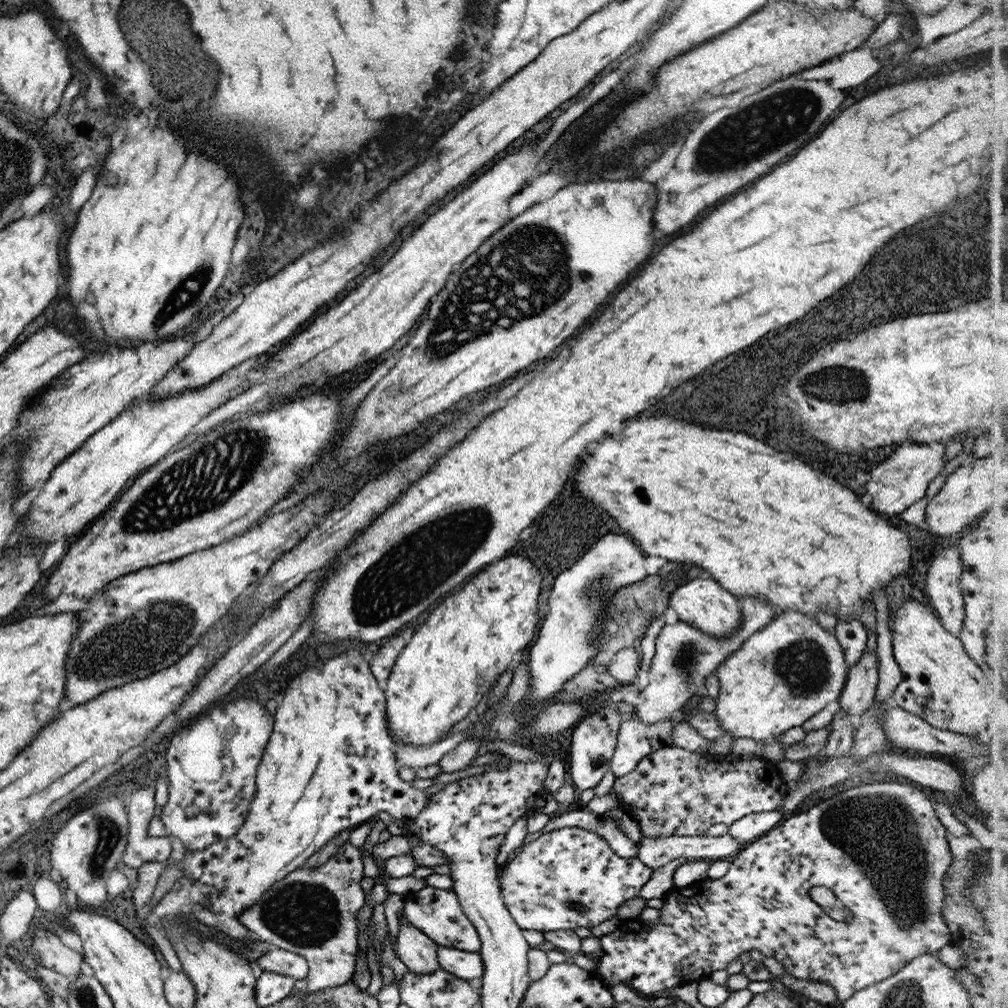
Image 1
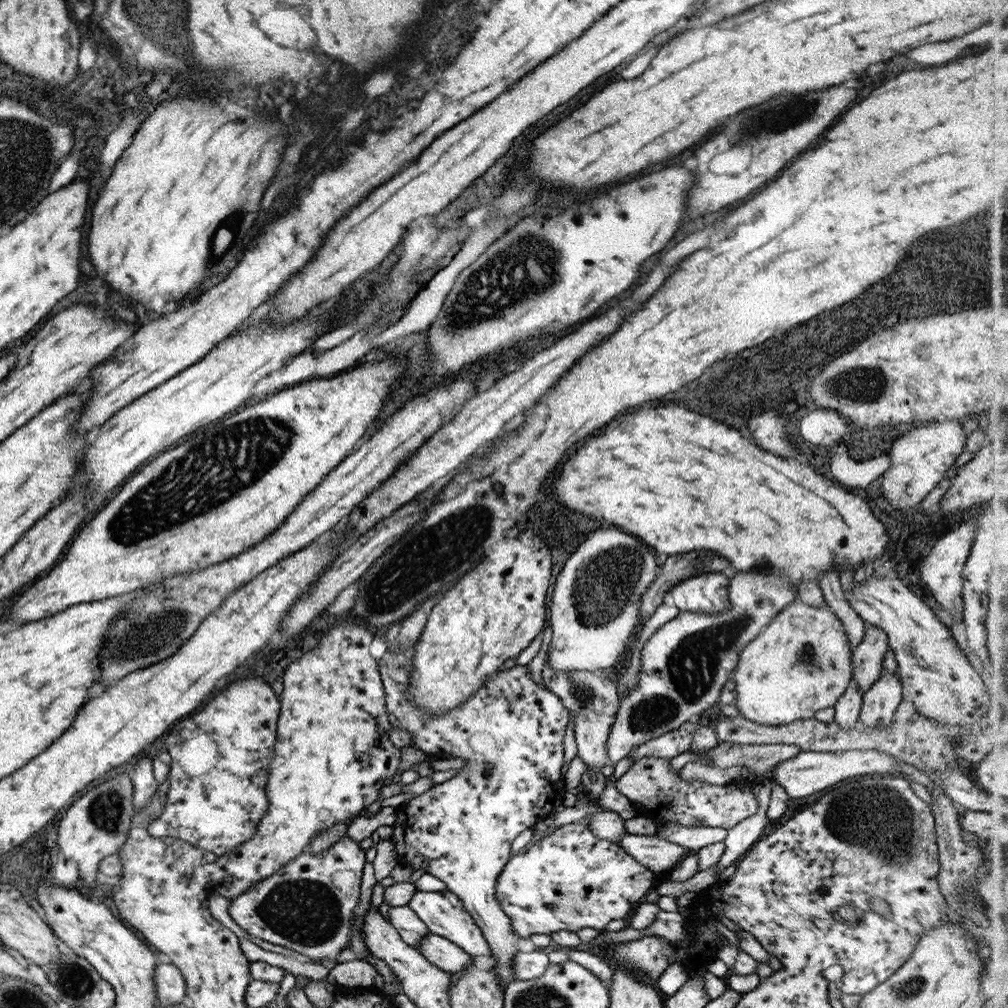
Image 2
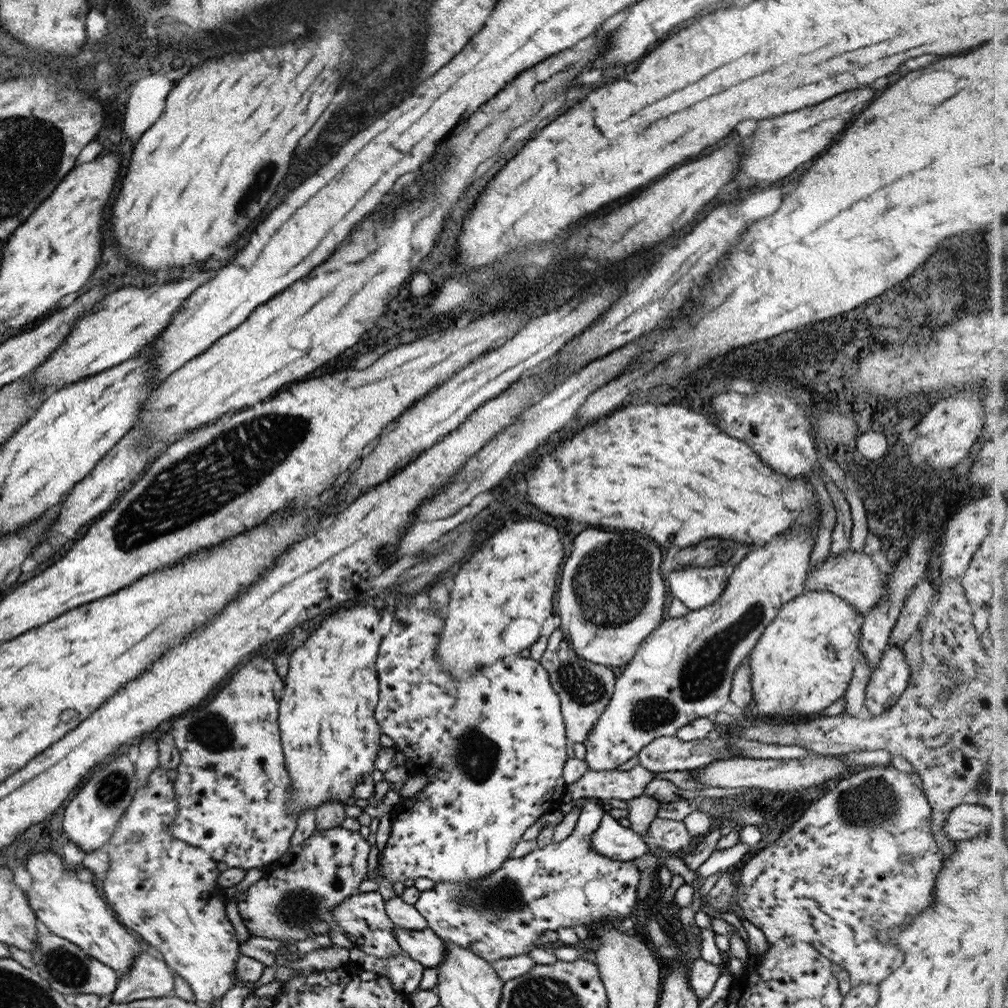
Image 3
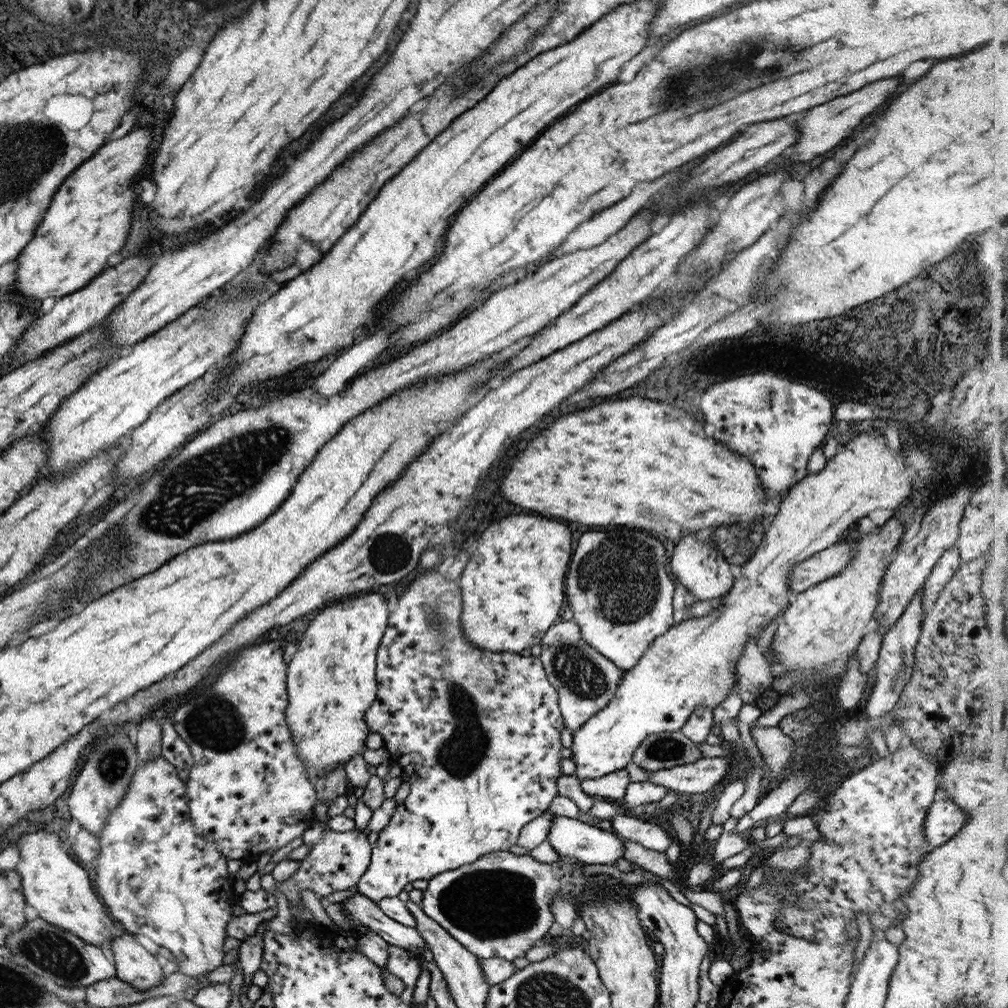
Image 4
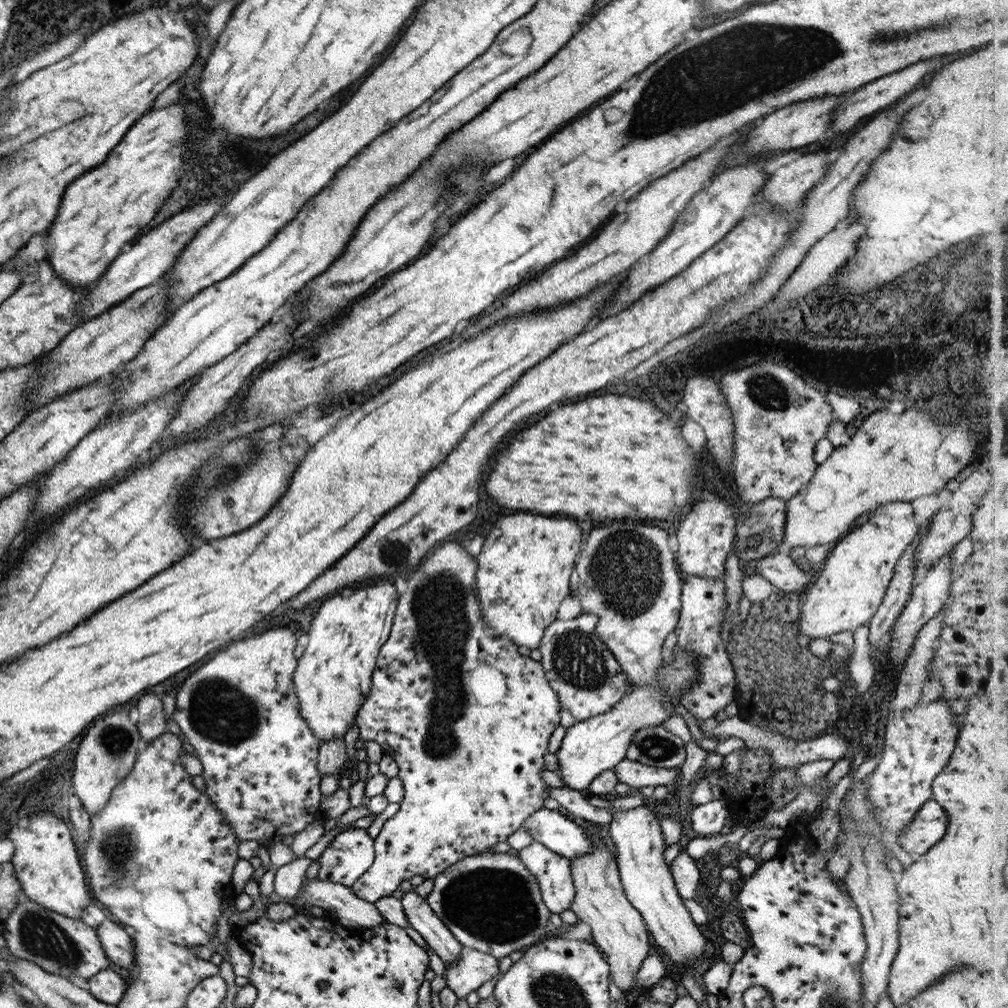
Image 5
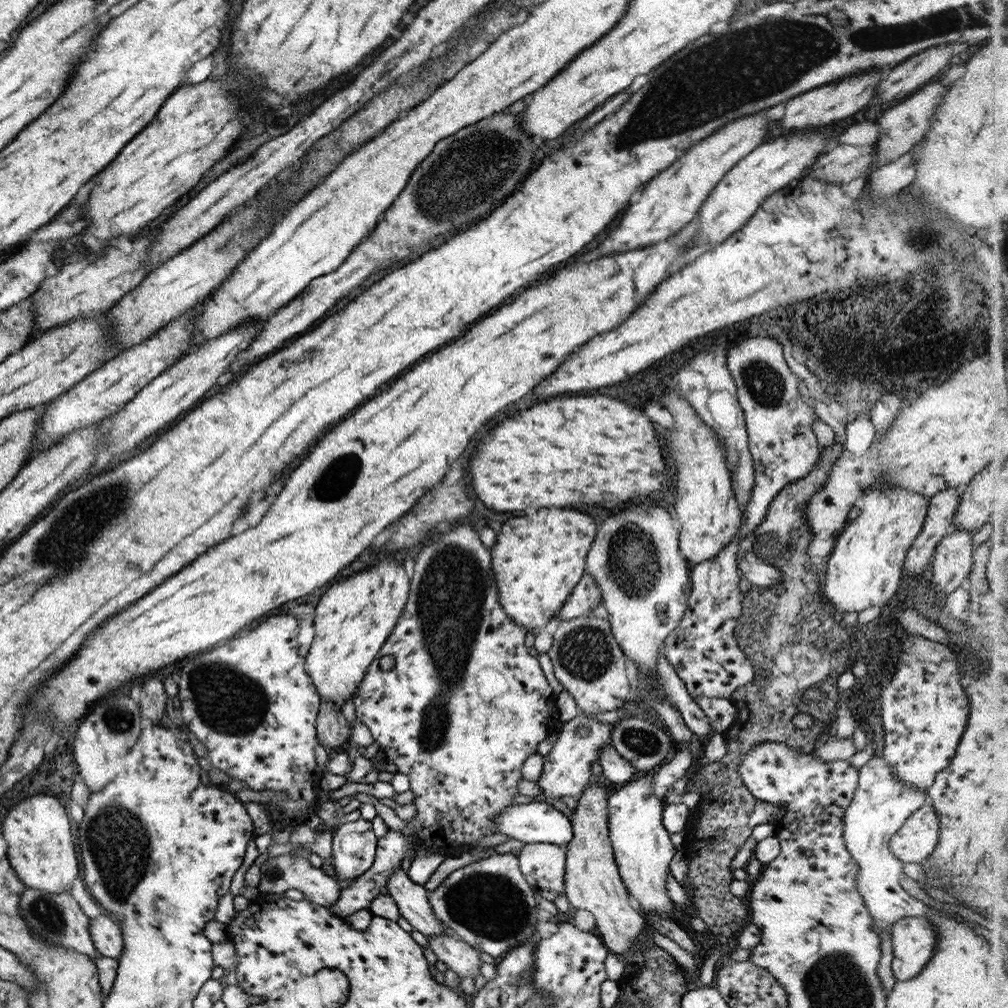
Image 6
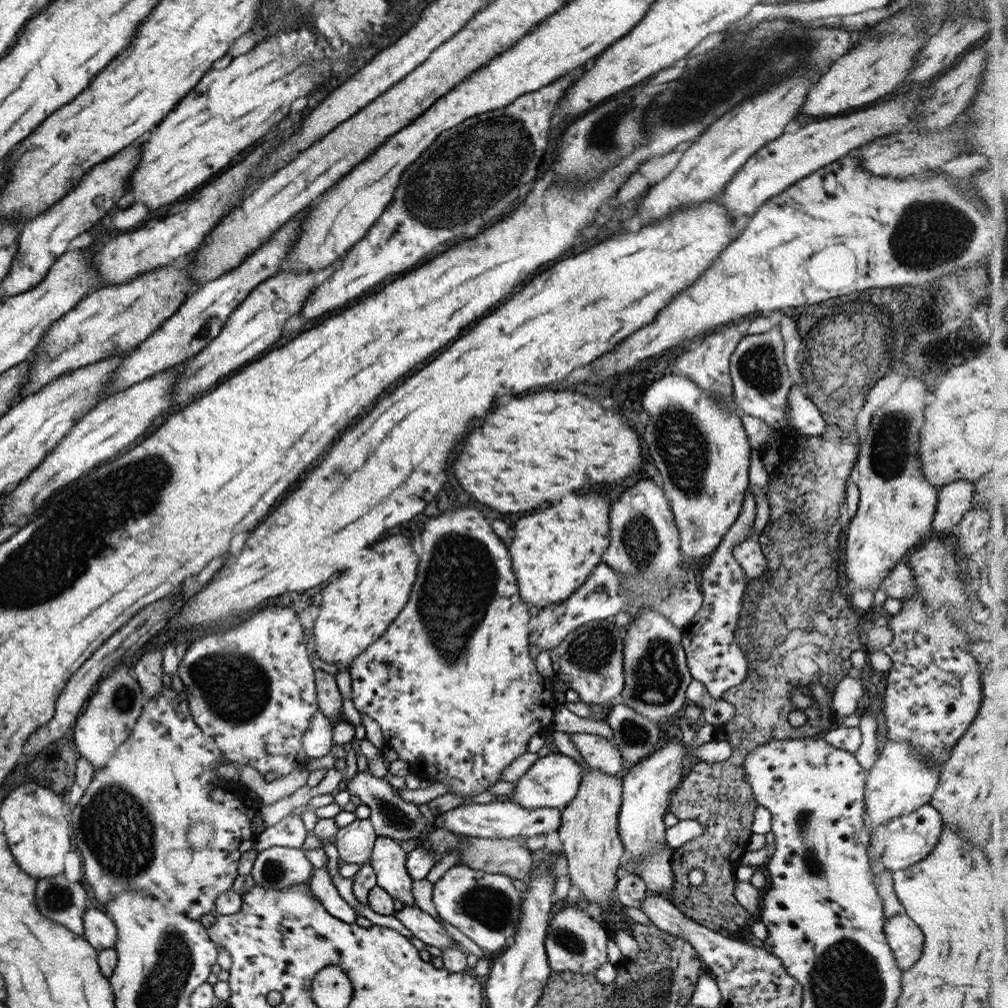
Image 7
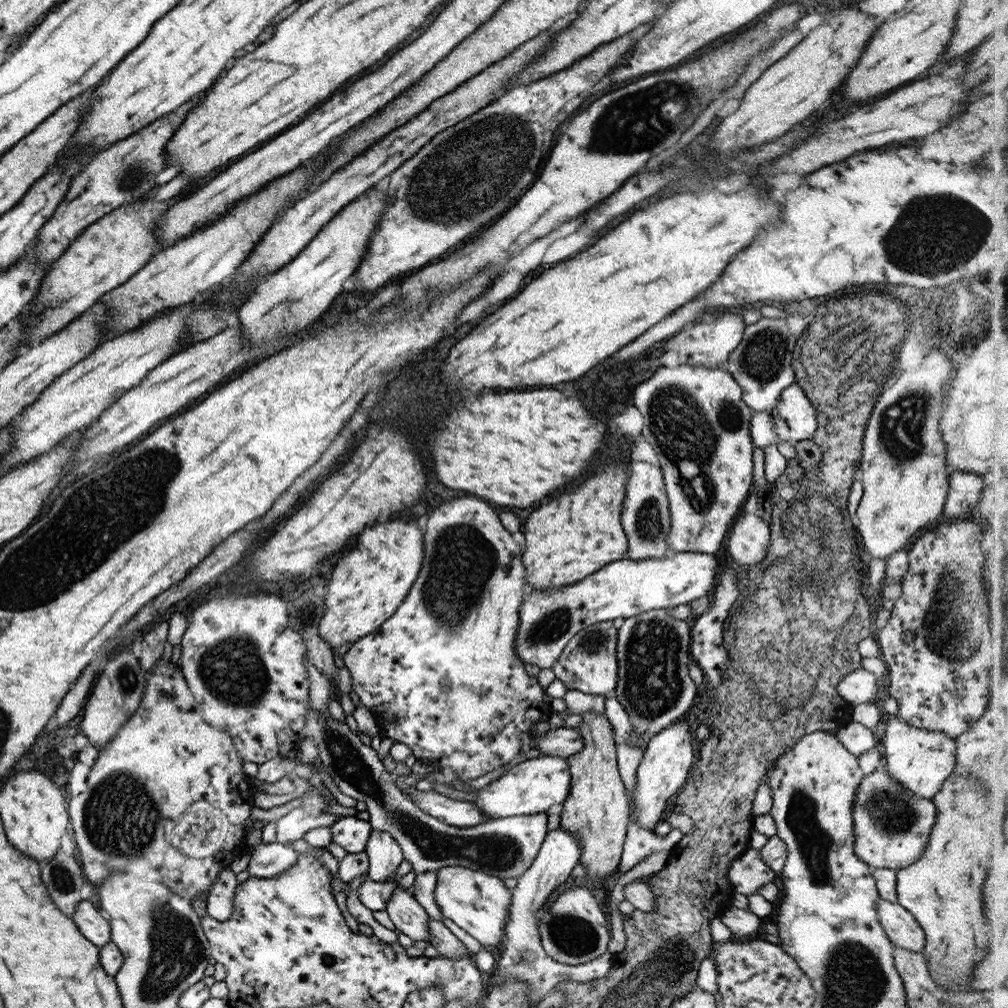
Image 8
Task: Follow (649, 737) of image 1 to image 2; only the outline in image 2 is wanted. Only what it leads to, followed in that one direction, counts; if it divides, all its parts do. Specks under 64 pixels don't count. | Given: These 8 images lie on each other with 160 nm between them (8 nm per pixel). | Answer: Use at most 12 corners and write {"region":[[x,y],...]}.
{"region":[[697,719],[636,746],[624,757],[671,759],[689,750]]}

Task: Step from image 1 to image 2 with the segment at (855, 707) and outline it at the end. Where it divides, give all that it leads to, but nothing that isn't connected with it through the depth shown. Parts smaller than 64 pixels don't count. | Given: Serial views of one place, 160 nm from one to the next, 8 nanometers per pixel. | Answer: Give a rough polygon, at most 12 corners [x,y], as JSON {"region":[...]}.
{"region":[[865,625],[850,653],[851,684],[859,694],[881,676],[887,636]]}

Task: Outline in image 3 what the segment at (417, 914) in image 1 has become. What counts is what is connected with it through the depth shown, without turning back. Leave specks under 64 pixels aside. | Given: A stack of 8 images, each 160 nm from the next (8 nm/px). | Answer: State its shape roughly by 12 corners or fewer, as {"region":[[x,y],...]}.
{"region":[[604,813],[412,905],[488,963],[545,930],[627,918],[639,870],[590,846]]}

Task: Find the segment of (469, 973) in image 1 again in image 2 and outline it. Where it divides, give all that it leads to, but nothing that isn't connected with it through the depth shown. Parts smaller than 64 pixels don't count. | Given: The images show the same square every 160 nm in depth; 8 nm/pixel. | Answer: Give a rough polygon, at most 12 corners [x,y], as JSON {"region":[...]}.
{"region":[[429,932],[418,952],[439,970],[461,972],[472,957]]}

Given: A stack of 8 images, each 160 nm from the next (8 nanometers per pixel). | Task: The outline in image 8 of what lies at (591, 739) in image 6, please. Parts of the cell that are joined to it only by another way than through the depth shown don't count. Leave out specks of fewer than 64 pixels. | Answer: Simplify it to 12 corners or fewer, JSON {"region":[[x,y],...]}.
{"region":[[525,759],[477,790],[486,818],[561,804],[566,759]]}

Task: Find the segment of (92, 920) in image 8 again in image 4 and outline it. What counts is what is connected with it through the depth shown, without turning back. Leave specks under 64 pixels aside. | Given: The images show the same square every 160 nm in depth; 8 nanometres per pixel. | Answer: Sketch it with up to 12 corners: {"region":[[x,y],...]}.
{"region":[[130,933],[115,935],[116,977],[138,991],[165,978],[160,959]]}

